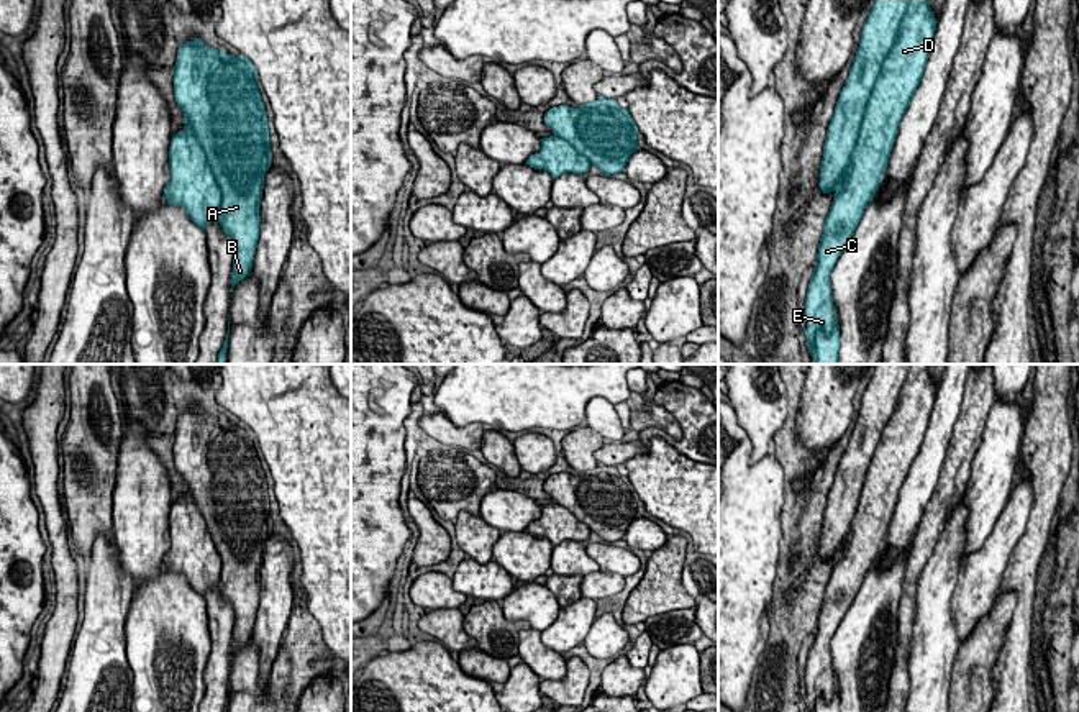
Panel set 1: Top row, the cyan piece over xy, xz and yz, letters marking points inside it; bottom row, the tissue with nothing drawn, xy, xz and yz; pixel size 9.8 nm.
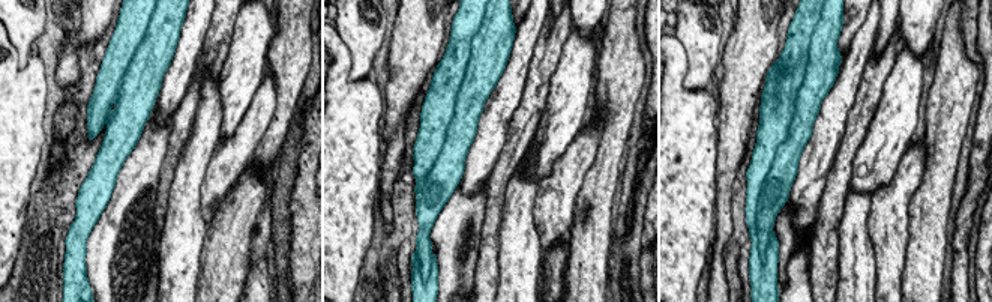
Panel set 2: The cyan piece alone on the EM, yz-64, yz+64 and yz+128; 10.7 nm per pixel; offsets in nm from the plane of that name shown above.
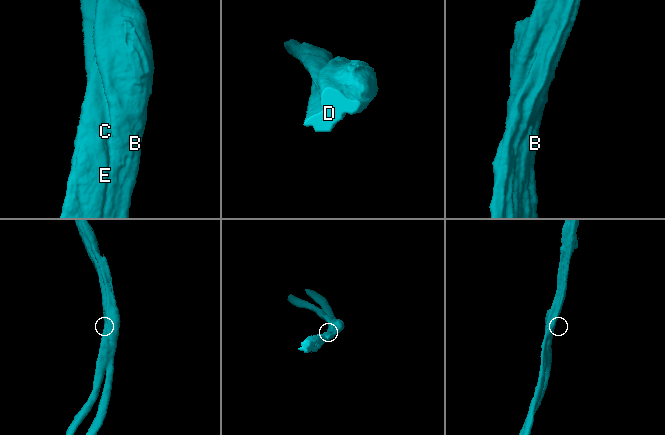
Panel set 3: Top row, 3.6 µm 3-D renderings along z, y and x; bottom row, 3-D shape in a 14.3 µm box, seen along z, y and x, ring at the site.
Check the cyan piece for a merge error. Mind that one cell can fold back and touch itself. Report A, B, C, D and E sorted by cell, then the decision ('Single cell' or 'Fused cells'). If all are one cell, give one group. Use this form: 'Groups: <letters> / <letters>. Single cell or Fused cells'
Groups: A B / C D E. Fused cells

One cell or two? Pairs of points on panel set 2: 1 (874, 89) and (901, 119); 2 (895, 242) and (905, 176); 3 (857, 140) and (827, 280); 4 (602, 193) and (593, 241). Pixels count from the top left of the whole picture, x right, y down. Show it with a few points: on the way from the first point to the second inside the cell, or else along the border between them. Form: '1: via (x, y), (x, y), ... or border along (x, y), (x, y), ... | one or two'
1: border along (895, 63), (868, 129) | two
2: via (893, 226), (895, 197), (898, 193) | one
3: via (841, 175), (827, 221), (827, 245) | one
4: via (596, 205), (593, 229) | one

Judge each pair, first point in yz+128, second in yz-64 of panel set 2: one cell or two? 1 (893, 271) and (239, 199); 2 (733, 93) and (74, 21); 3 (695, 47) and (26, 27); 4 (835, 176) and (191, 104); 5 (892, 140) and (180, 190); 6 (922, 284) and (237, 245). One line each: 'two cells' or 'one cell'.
1: two cells
2: two cells
3: one cell
4: one cell
5: two cells
6: two cells

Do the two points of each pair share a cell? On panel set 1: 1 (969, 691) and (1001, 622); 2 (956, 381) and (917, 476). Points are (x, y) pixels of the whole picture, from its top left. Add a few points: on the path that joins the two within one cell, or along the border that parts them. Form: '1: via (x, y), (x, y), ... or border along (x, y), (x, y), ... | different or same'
1: via (971, 675), (976, 655), (987, 638) | same
2: via (948, 404), (932, 453) | same

